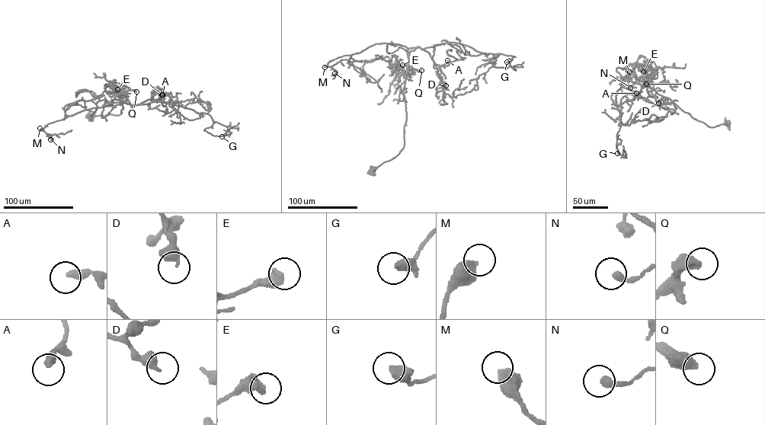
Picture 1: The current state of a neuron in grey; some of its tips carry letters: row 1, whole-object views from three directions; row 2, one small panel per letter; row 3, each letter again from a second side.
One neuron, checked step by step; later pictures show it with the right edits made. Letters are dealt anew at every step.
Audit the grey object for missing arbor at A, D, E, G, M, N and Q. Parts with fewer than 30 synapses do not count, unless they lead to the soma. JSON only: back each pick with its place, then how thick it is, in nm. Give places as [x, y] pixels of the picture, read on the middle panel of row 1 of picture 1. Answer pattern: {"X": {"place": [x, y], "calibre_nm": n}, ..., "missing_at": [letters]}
{"M": {"place": [324, 67], "calibre_nm": 500}, "Q": {"place": [421, 70], "calibre_nm": 480}, "missing_at": ["M", "Q"]}

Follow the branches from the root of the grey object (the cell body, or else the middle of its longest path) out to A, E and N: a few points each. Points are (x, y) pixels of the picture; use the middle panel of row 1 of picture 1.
A: (372, 171), (404, 147), (403, 89), (409, 52), (420, 47), (436, 65), (447, 60)
E: (372, 171), (395, 157), (404, 147), (406, 112), (403, 89), (406, 76), (404, 70), (398, 68), (402, 65)
N: (372, 171), (404, 147), (405, 75), (394, 55), (369, 62), (338, 57), (328, 64), (334, 73)

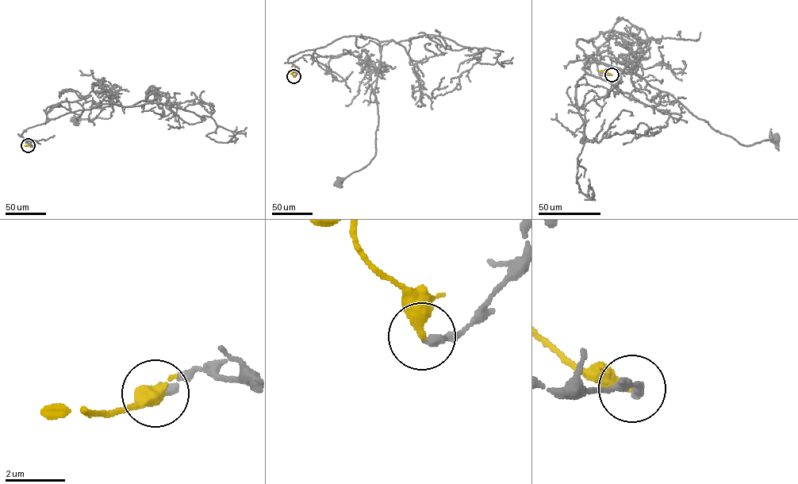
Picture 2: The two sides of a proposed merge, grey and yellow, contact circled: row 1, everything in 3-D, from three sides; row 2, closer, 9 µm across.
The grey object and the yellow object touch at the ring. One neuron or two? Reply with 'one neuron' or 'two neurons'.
two neurons

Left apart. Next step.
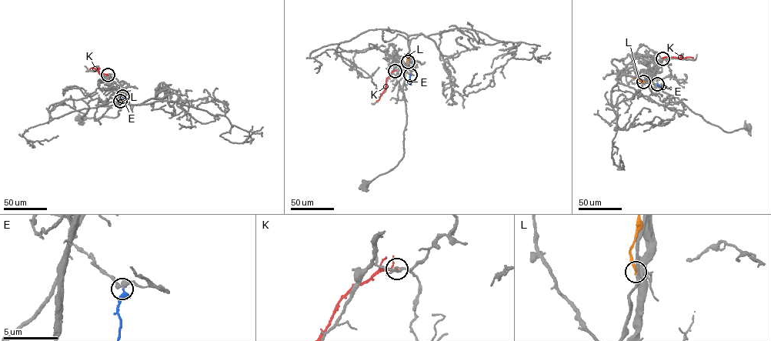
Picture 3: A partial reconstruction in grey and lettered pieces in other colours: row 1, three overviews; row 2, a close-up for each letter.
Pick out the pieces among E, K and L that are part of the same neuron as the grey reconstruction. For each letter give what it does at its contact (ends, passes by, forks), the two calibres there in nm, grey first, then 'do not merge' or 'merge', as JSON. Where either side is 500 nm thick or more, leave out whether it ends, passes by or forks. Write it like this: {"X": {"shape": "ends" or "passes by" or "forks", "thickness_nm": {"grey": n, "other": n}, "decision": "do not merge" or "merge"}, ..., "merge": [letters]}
{"E": {"shape": "passes by", "thickness_nm": {"grey": 320, "other": 240}, "decision": "do not merge"}, "K": {"shape": "passes by", "thickness_nm": {"grey": 160, "other": 190}, "decision": "do not merge"}, "L": {"shape": "ends", "thickness_nm": {"grey": 280, "other": 220}, "decision": "do not merge"}, "merge": []}

